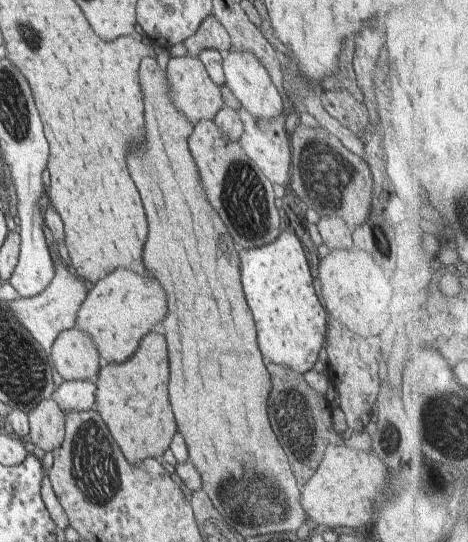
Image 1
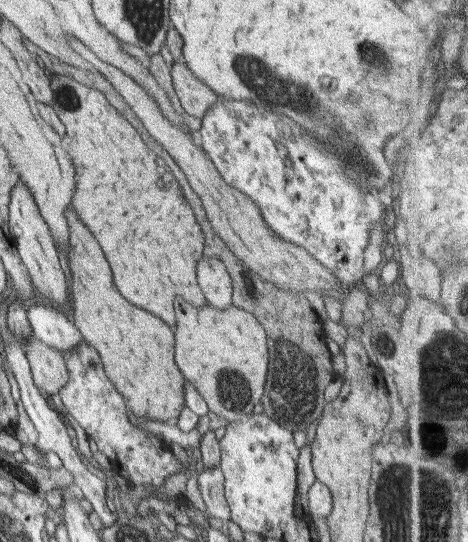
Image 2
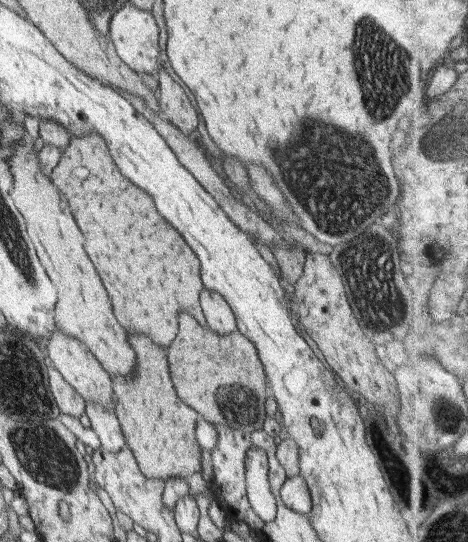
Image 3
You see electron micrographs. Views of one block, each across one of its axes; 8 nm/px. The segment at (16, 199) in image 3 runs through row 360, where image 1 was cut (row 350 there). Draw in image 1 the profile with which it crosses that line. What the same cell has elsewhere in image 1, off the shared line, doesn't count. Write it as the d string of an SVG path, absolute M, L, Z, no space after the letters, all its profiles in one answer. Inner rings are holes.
M119 267L90 286L88 296L76 312L74 329L92 336L101 364L122 364L136 352L138 342L164 320L166 312L166 292L155 277L151 274L142 276Z

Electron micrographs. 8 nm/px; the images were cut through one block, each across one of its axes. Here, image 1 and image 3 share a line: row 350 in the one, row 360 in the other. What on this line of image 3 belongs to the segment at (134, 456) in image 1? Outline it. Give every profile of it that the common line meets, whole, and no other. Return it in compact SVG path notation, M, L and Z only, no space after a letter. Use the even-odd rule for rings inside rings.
M130 334L128 340L136 352L136 372L129 377L111 376L115 414L127 446L146 478L190 478L195 472L202 471L200 446L194 432L198 414L177 395L164 350L148 336Z

